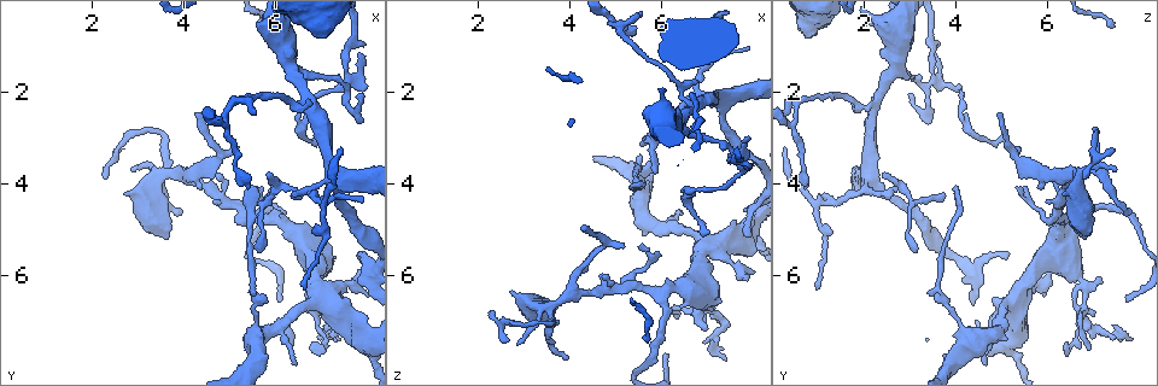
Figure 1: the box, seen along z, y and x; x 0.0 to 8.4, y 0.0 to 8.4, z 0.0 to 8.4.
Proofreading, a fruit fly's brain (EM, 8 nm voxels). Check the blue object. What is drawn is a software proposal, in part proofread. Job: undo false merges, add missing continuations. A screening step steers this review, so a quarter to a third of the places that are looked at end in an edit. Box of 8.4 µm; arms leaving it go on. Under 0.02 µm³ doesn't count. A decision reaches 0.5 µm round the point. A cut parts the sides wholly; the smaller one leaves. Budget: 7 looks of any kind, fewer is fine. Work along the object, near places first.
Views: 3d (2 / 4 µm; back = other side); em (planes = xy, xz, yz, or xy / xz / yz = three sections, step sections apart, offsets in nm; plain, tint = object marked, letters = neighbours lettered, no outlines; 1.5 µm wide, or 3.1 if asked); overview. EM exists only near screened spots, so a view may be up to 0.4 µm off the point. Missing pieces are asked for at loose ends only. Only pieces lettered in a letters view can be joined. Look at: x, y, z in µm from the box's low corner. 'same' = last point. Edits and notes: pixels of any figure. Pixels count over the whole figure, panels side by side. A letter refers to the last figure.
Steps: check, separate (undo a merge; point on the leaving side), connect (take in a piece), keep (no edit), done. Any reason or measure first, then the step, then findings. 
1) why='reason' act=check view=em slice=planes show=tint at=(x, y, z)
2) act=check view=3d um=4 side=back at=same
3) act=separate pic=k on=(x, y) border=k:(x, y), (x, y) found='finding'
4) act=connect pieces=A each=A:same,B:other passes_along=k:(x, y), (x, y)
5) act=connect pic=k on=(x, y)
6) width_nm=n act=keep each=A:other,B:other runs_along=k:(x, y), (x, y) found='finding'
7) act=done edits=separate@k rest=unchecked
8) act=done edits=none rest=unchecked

why='sudden change in width' act=check view=3d um=2 at=(6.95, 6.35, 5.40)

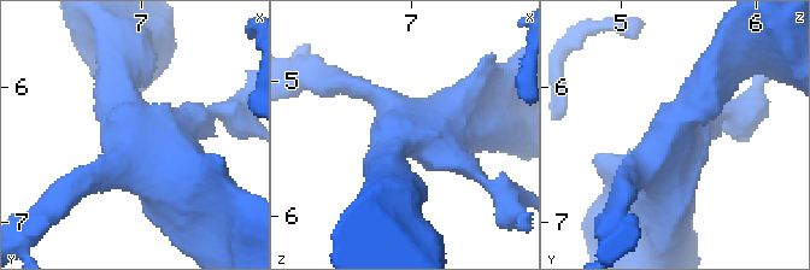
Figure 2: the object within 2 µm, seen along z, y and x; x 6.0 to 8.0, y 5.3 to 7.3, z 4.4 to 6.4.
why='shape alone is not enough' act=check view=em slice=xy step=8 show=letters at=(6.94, 6.38, 5.40)

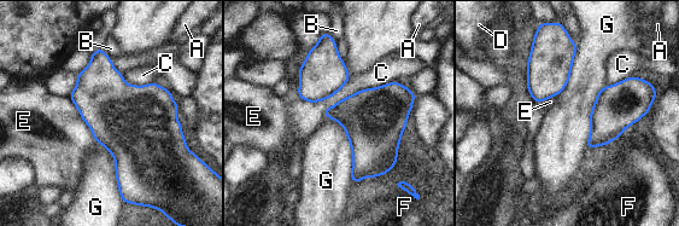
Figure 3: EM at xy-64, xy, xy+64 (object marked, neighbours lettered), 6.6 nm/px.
act=keep each=A:other,B:other,C:other,D:other,E:other,F:other,G:other border=3:(323, 115), (347, 138), (352, 181) found='continuous, no second neuron'

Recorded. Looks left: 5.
why='an open end' act=check view=em slice=planes show=letters at=(3.95, 4.60, 7.75)

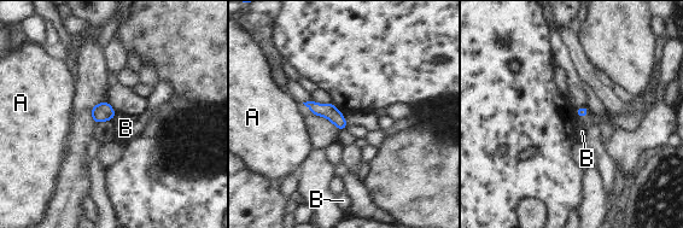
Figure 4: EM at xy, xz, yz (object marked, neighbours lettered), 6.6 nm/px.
act=keep each=A:other,B:other border=4:(577, 116), (585, 117) found='none of them fits'

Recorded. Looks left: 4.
why='sharp bend' act=check view=3d um=2 at=(3.45, 2.90, 7.05)

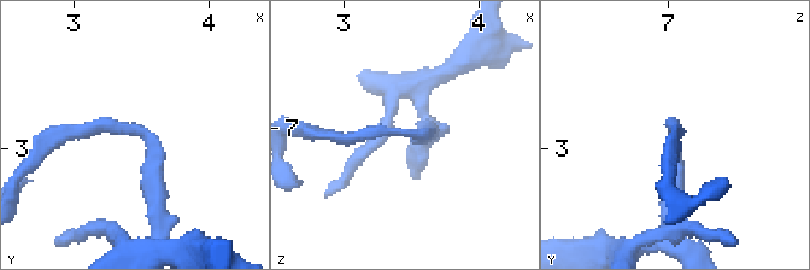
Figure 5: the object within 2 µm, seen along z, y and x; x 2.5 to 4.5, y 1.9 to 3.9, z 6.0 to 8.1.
why='need the tissue' act=check view=em slice=planes show=letters at=(3.46, 2.92, 7.04)

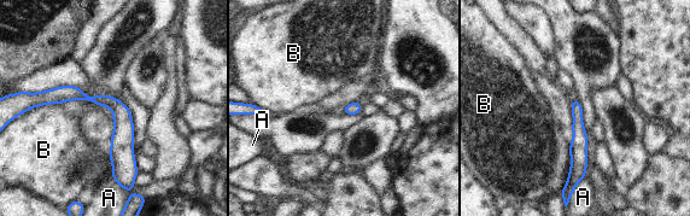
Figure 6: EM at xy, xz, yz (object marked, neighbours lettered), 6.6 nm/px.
width_nm=80 act=keep each=A:other,B:other found='one neuron here'

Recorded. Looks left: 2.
act=done edits=none rest=unchecked

